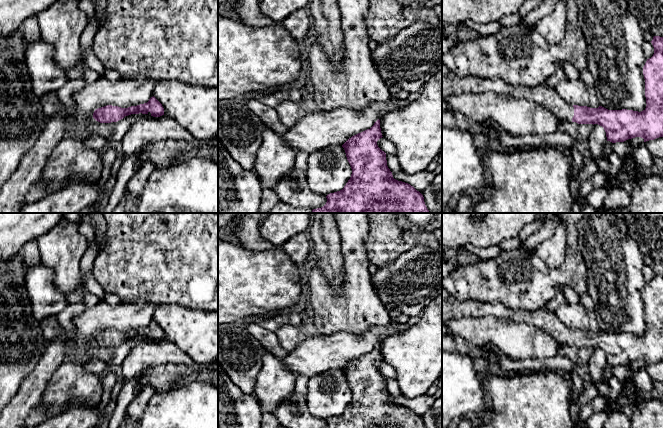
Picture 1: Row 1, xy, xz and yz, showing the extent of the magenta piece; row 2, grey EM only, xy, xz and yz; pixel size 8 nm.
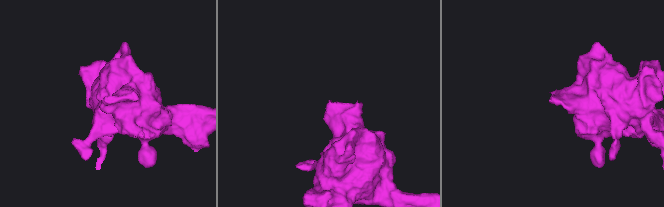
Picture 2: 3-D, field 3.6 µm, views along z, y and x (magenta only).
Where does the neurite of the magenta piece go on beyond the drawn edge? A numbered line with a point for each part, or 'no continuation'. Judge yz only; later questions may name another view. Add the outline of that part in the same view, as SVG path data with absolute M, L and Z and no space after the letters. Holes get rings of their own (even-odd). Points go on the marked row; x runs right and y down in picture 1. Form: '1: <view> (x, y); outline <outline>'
1: yz (452, 84); outline M453 72L442 78L442 98L468 93L504 94L518 100L525 99L549 109L558 119L572 121L574 107L568 104L555 89L545 83L536 87L511 85L499 77L485 79L477 76L459 77Z

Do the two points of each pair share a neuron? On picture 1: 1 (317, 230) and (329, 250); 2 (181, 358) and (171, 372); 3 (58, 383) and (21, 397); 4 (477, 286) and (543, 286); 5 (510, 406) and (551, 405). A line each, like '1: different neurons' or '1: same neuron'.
1: same neuron
2: different neurons
3: different neurons
4: same neuron
5: same neuron

